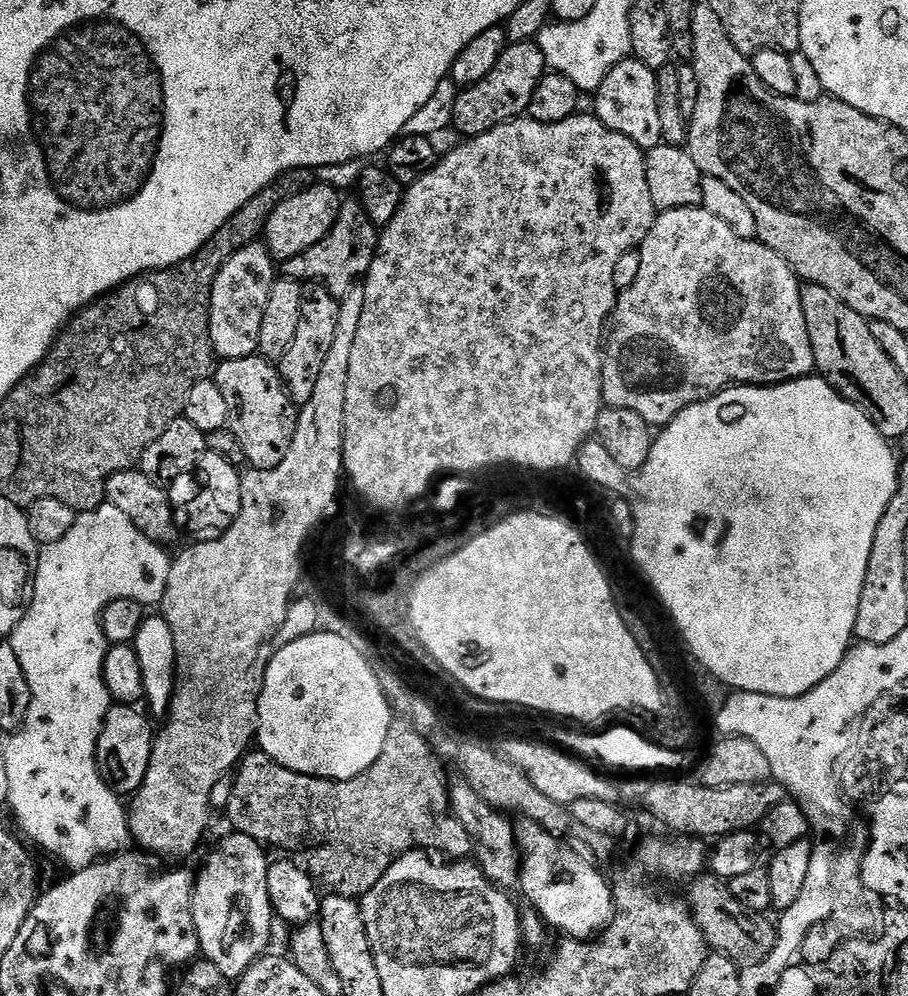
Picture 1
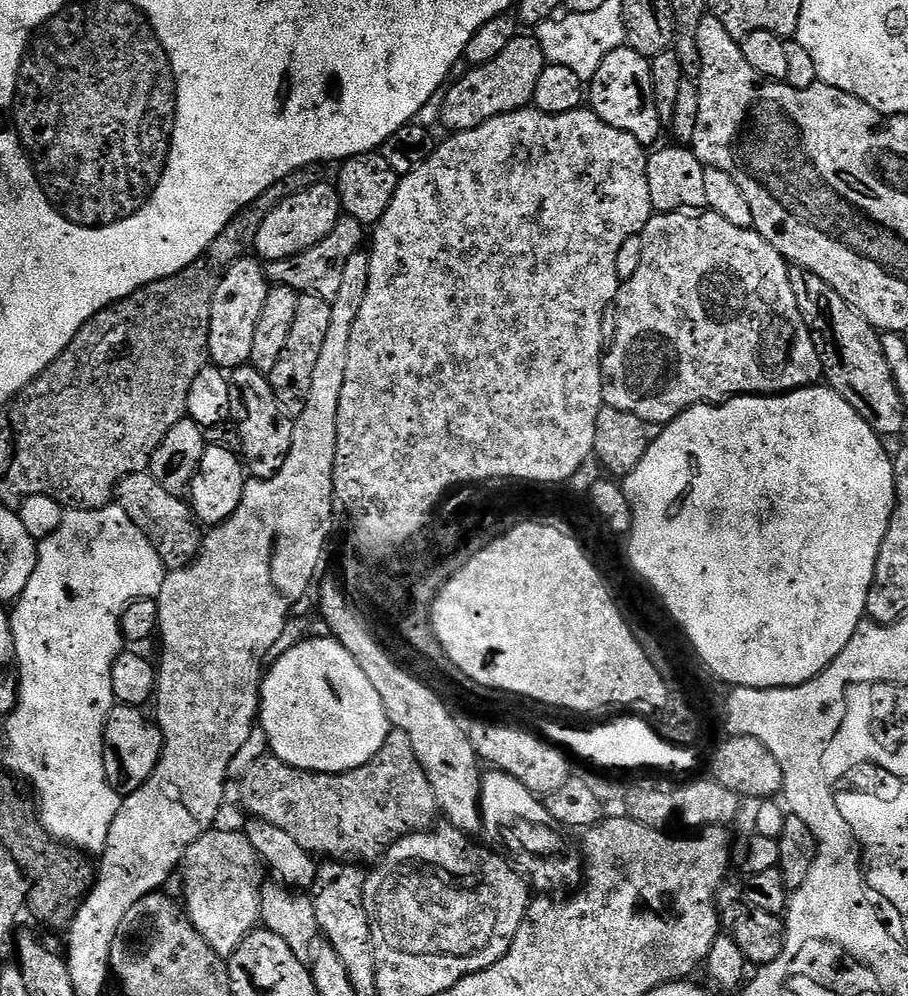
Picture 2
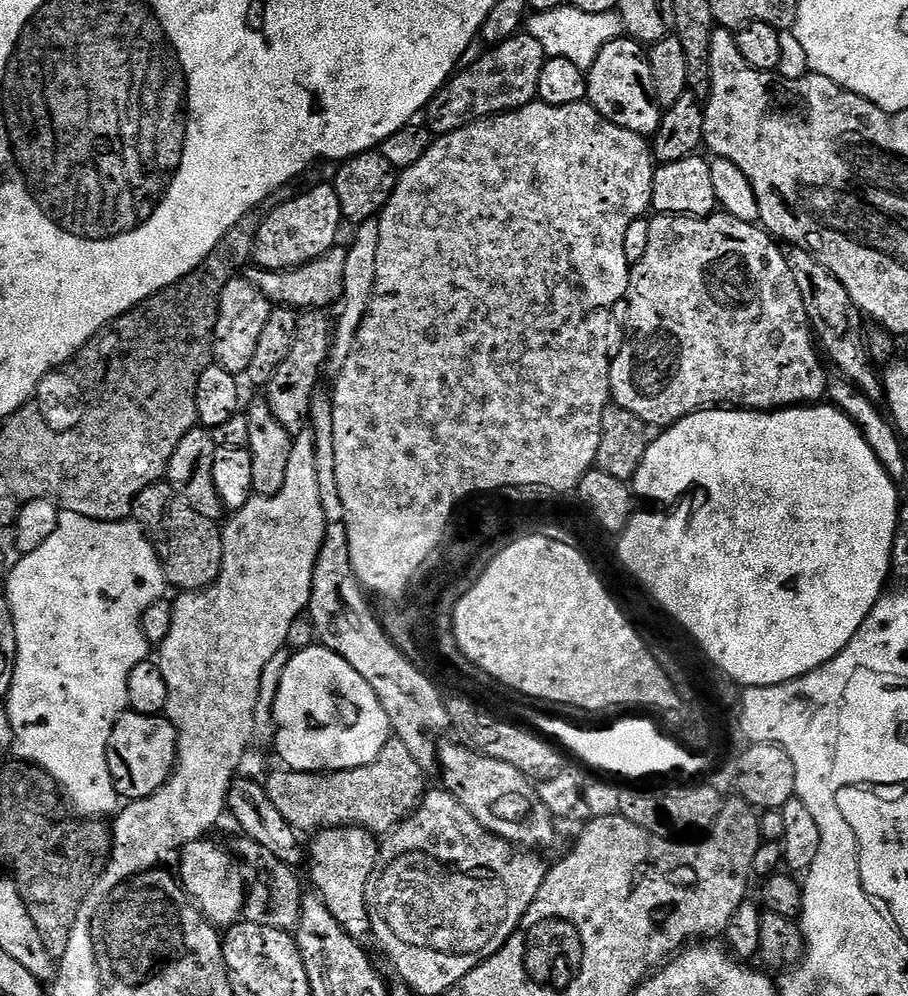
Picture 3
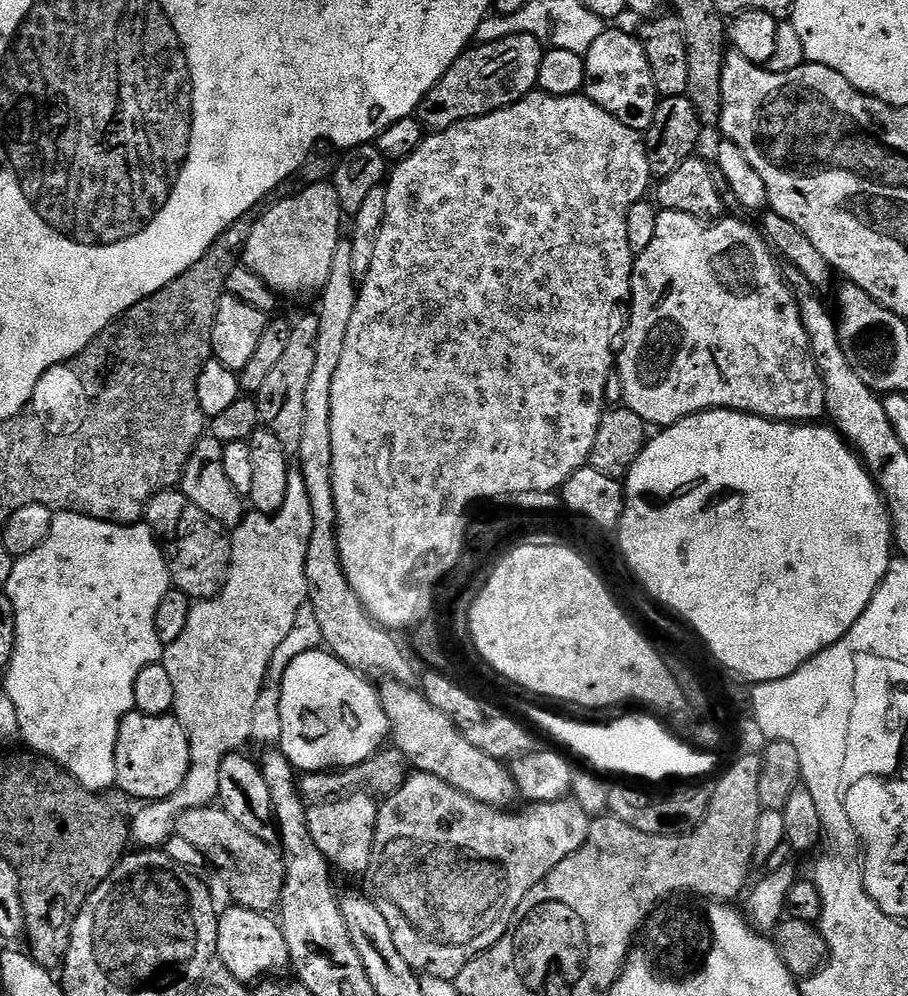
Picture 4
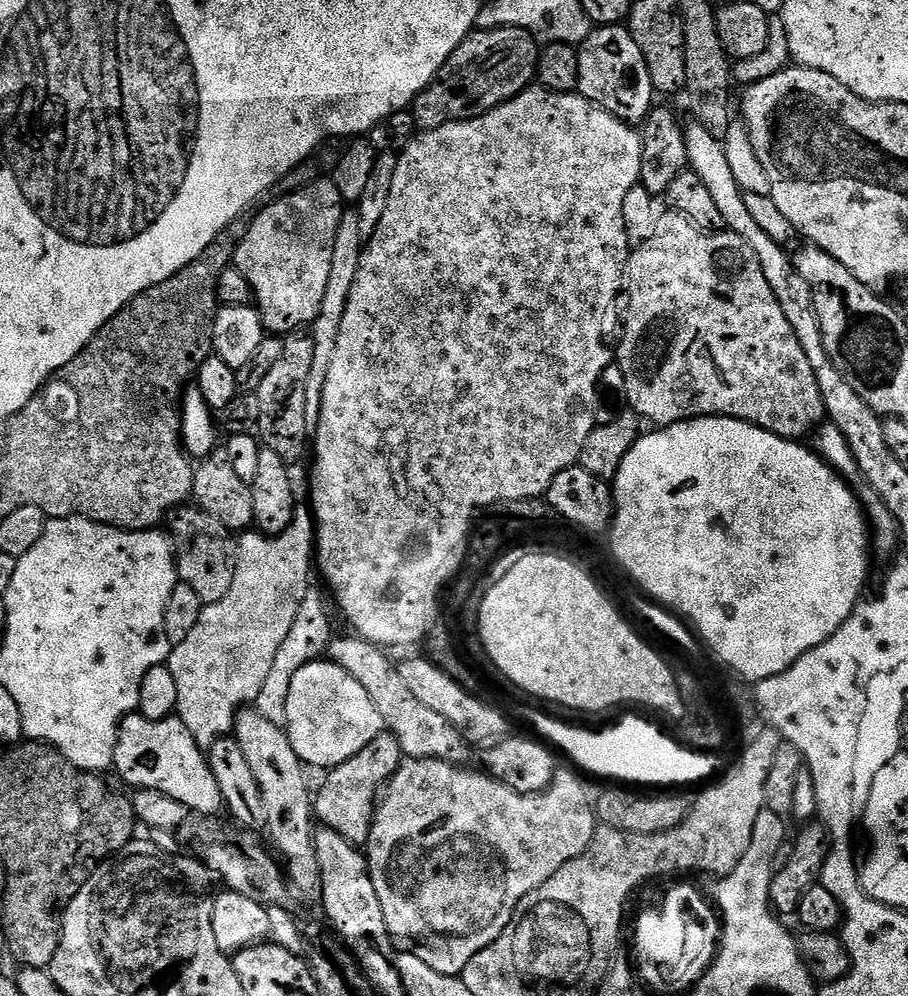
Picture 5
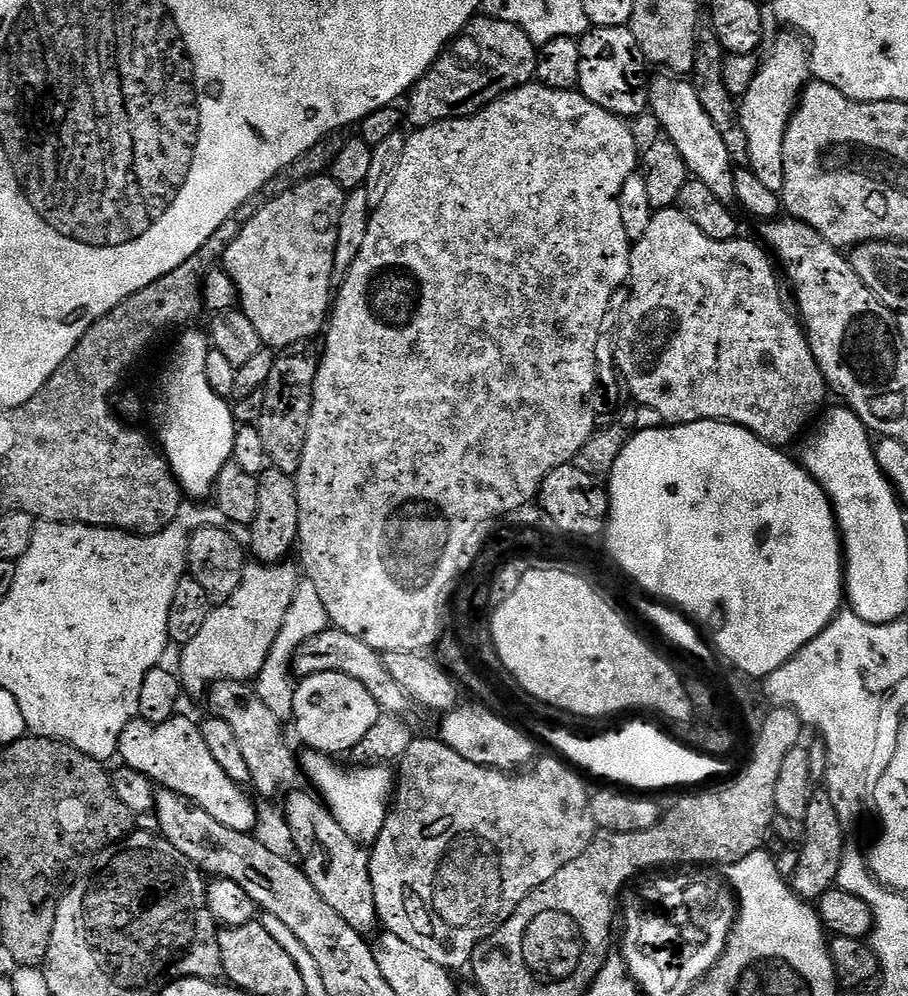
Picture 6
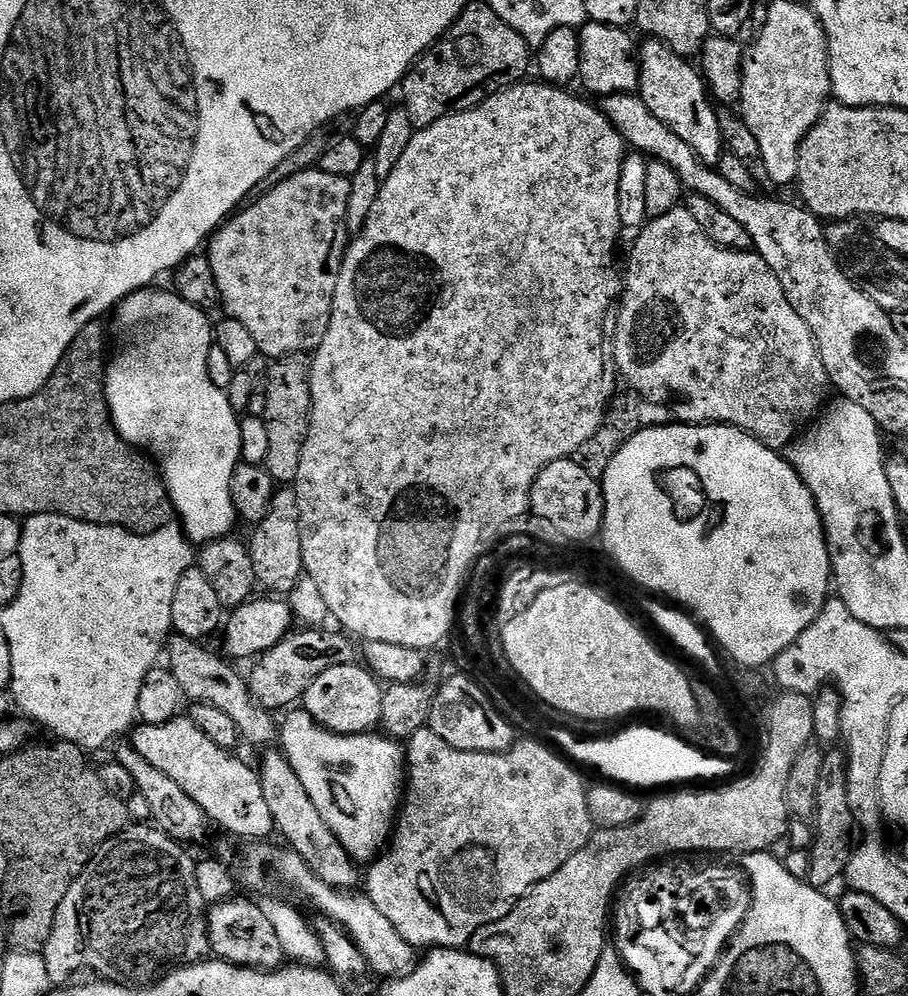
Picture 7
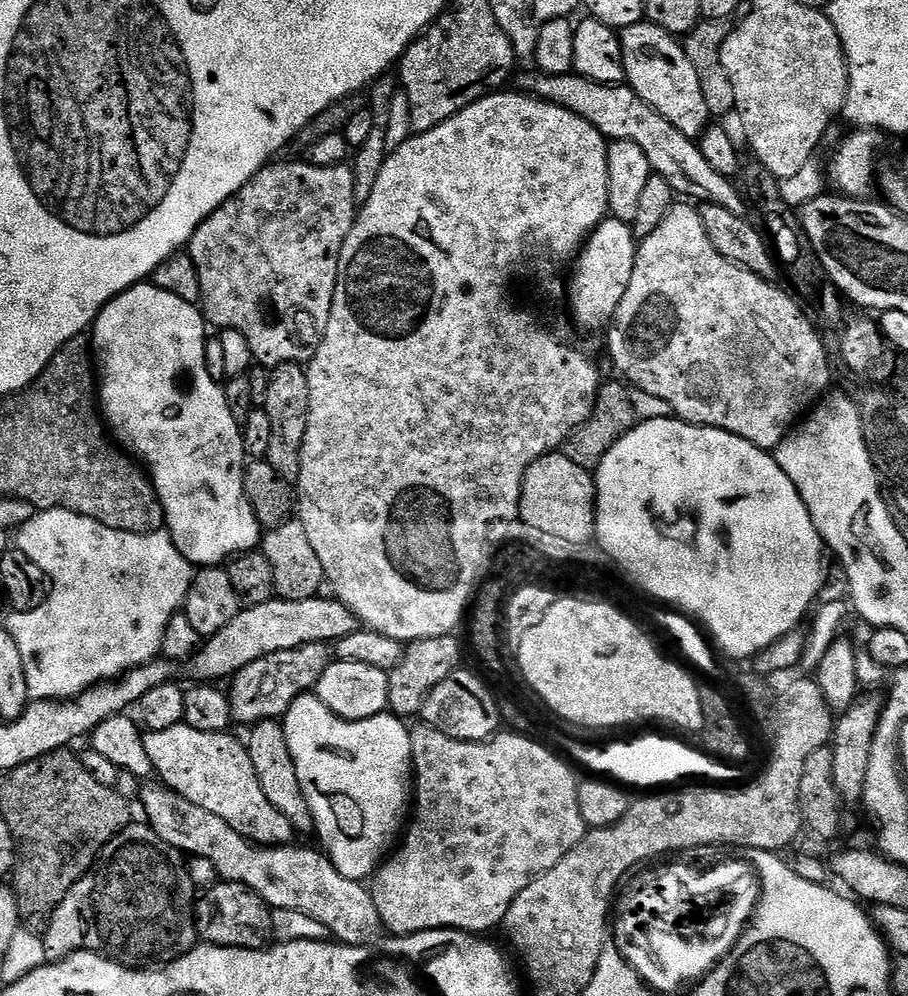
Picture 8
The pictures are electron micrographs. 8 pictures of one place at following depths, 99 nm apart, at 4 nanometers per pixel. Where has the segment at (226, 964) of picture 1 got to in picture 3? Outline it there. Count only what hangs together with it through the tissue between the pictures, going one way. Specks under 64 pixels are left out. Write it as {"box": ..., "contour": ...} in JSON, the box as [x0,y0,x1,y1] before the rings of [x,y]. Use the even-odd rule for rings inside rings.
{"box":[180,838,246,928],"contour":[[[201,838],[181,849],[180,868],[185,875],[181,875],[180,881],[209,921],[217,927],[228,928],[237,923],[243,913],[246,880],[235,855],[210,841]]]}

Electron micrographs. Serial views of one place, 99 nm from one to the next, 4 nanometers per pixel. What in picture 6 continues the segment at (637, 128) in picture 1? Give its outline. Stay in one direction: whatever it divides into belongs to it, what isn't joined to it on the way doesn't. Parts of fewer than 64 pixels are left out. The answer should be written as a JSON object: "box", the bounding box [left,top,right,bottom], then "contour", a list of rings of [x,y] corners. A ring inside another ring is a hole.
{"box":[578,28,650,118],"contour":[[[592,28],[579,37],[578,90],[594,106],[602,106],[610,114],[621,118],[633,118],[649,111],[648,86],[650,65],[645,60],[634,34],[623,28]]]}

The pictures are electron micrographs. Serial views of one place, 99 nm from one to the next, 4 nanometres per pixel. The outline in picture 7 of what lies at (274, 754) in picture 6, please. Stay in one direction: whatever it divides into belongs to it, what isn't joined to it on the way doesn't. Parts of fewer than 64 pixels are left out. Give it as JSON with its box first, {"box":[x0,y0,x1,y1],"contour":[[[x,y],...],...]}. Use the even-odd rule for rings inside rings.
{"box":[166,634,279,748],"contour":[[[175,634],[169,637],[166,645],[167,667],[177,679],[187,701],[210,704],[218,710],[225,711],[238,726],[246,744],[248,742],[254,746],[262,746],[261,748],[273,745],[279,737],[278,722],[272,718],[273,713],[252,699],[247,679],[242,674],[240,676],[227,659],[218,654],[217,656],[209,654],[199,641]],[[272,742],[273,744],[270,744]]]}

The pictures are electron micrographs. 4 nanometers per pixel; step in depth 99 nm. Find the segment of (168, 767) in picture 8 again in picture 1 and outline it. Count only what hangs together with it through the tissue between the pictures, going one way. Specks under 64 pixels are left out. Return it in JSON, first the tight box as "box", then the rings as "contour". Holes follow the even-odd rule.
{"box":[96,703,154,798],"contour":[[[113,703],[104,719],[102,734],[96,747],[96,765],[102,782],[106,782],[106,786],[110,786],[110,790],[114,790],[121,798],[128,798],[136,793],[142,786],[146,770],[150,766],[154,739],[151,724],[153,721],[143,711],[140,713],[140,710],[139,707],[130,704]]]}

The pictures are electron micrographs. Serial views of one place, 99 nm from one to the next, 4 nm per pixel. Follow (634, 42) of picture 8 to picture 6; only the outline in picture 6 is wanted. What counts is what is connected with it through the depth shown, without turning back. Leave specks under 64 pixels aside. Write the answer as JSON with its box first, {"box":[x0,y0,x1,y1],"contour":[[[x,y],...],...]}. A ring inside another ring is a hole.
{"box":[648,74,736,205],"contour":[[[656,74],[651,77],[648,86],[648,106],[651,115],[656,115],[663,135],[674,146],[678,146],[678,154],[682,154],[682,162],[686,162],[689,173],[698,182],[703,182],[722,202],[731,205],[736,199],[734,194],[734,161],[730,158],[730,150],[726,150],[726,142],[722,142],[722,134],[718,134],[710,114],[698,99],[698,90],[691,79],[671,74]]]}

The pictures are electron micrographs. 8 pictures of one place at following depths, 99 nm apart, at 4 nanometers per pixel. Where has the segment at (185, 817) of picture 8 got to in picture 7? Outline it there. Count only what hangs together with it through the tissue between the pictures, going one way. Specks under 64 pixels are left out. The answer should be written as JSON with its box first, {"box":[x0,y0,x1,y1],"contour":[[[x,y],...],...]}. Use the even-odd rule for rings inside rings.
{"box":[234,842,418,978],"contour":[[[252,842],[247,845],[248,849],[240,856],[240,865],[235,865],[234,872],[238,877],[239,883],[244,884],[252,892],[260,892],[263,888],[281,888],[284,892],[297,892],[314,911],[323,919],[332,921],[339,926],[348,937],[358,946],[362,958],[368,963],[369,969],[380,978],[399,978],[408,975],[418,963],[417,949],[413,948],[398,930],[394,930],[393,924],[389,922],[370,902],[366,894],[359,896],[359,891],[345,890],[326,886],[306,862],[292,848],[281,846],[279,843],[268,844],[272,842]]]}

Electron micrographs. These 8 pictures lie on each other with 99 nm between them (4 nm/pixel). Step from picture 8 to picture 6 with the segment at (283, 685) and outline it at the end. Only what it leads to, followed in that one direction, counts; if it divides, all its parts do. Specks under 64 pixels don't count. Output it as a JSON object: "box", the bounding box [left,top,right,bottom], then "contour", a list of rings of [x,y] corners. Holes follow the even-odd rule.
{"box":[294,626,410,714],"contour":[[[329,626],[320,634],[315,634],[314,638],[309,638],[302,643],[296,651],[294,672],[300,678],[327,672],[346,674],[350,678],[362,682],[362,686],[366,686],[366,690],[370,690],[370,698],[374,698],[374,702],[384,714],[404,714],[404,711],[410,707],[406,690],[402,690],[402,686],[398,686],[398,682],[394,682],[390,670],[386,670],[383,655],[375,652],[370,646],[366,646],[366,642],[362,642],[362,638],[354,638],[354,634],[346,634],[346,630],[335,626]]]}

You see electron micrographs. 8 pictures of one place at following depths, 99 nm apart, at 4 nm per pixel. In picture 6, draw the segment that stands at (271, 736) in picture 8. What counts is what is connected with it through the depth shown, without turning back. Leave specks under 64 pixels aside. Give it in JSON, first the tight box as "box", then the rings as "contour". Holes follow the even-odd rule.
{"box":[283,791,378,934],"contour":[[[289,791],[283,797],[284,820],[288,823],[288,836],[292,839],[297,854],[300,855],[298,860],[306,878],[314,882],[314,890],[318,890],[318,894],[322,894],[327,904],[341,918],[346,918],[346,922],[350,922],[354,930],[365,934],[371,933],[371,928],[377,927],[378,917],[365,845],[350,838],[350,834],[346,834],[342,826],[338,826],[332,811],[311,791],[308,791],[309,793],[294,791]]]}

